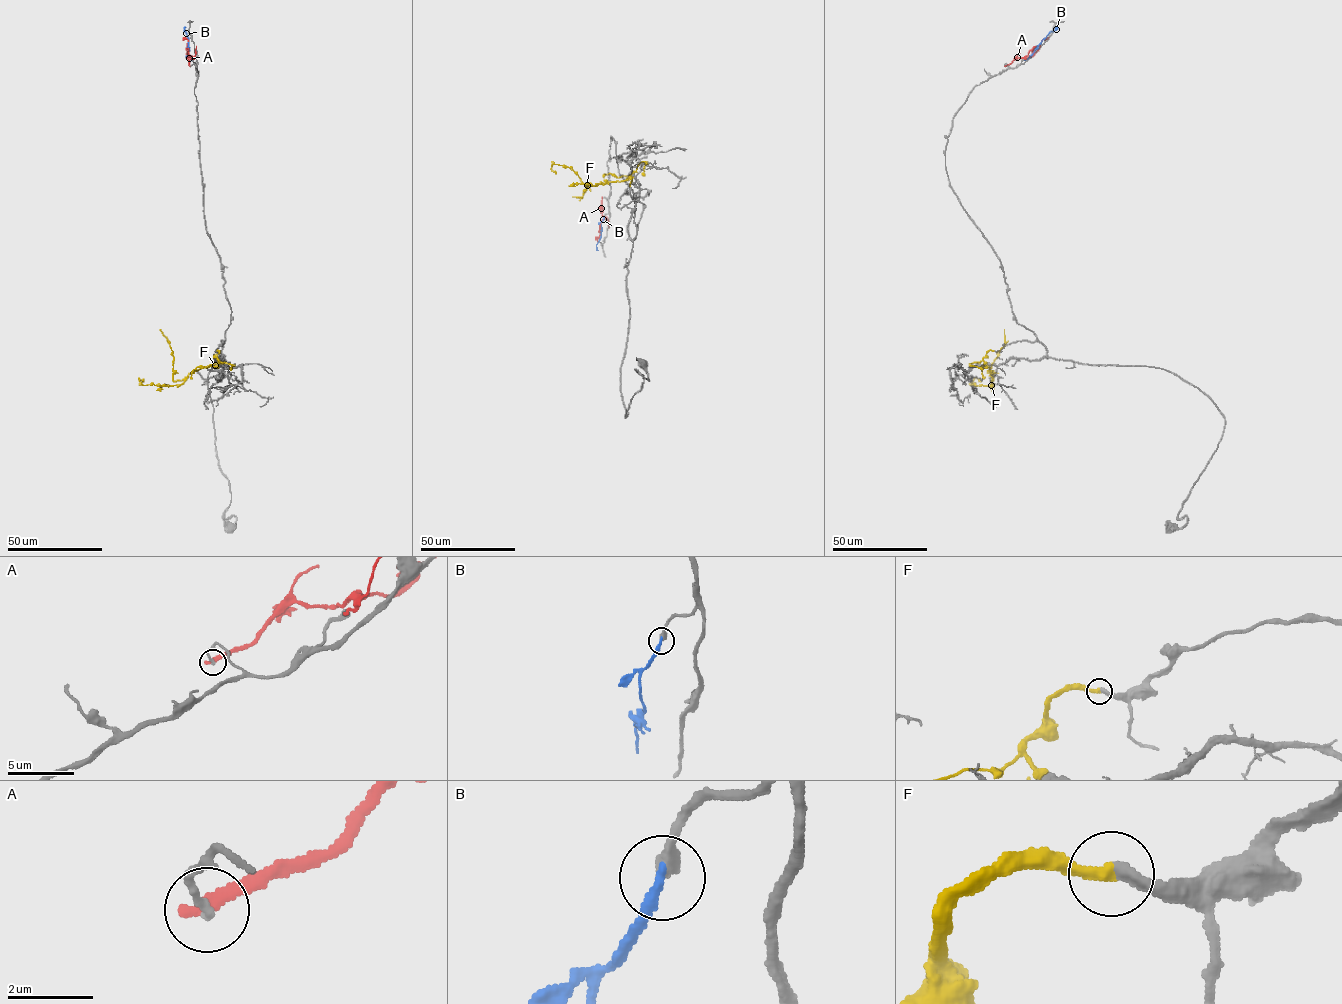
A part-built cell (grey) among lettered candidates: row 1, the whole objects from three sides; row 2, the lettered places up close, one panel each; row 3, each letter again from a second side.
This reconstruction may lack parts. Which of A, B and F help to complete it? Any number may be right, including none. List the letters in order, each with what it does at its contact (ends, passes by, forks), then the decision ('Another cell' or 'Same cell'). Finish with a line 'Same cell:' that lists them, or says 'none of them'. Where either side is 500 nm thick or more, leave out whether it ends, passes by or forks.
A: It ends there. Another cell
B: It ends there. Another cell
F: It ends there. Same cell
Same cell: F

